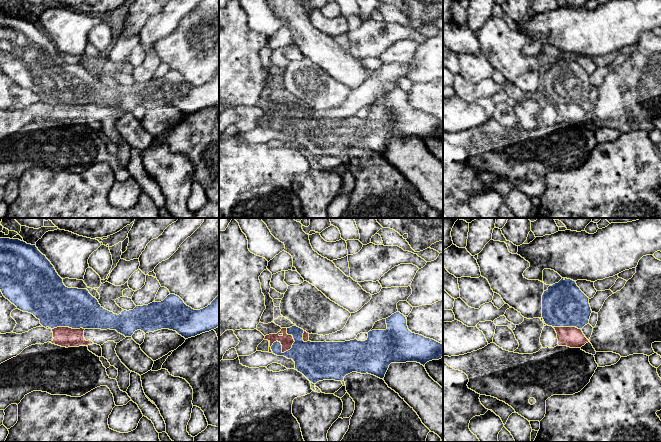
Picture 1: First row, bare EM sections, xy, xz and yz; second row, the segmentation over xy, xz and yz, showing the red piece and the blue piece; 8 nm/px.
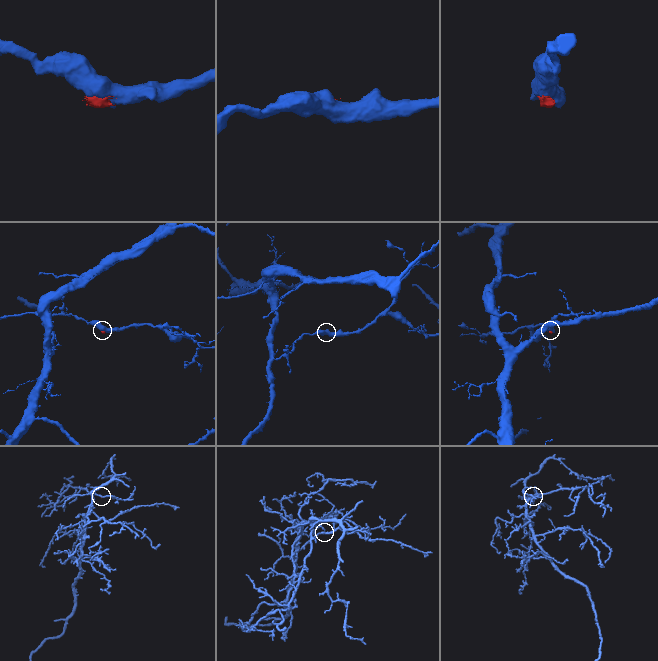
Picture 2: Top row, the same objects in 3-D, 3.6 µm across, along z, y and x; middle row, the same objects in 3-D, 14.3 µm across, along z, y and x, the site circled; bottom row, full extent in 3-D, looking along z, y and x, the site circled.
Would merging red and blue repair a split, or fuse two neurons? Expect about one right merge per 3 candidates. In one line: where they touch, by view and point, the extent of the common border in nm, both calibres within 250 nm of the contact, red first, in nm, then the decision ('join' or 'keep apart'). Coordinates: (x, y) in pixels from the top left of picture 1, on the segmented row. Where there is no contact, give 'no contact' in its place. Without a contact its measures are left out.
contact xz (285, 351); length 240 nm; calibres 100 and 300 nm; keep apart

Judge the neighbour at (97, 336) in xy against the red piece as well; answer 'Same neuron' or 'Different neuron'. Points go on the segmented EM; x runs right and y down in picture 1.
Same neuron

